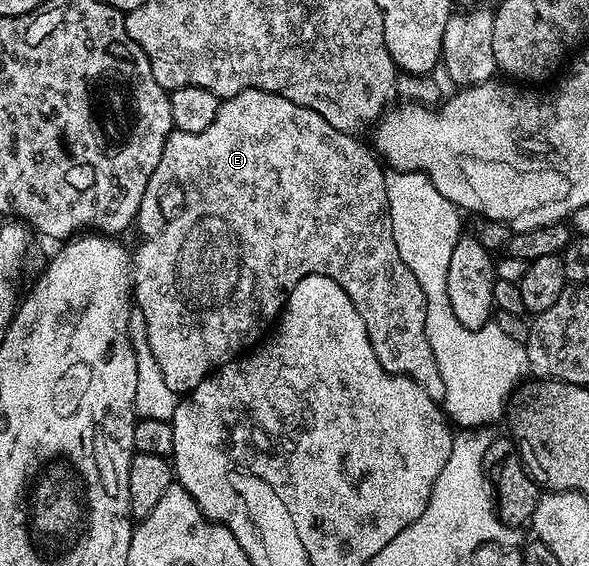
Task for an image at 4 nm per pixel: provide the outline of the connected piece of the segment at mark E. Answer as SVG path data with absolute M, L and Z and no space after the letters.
M243 88L237 96L221 99L218 118L214 118L214 122L210 122L206 130L198 134L174 130L166 138L162 158L158 158L158 166L154 166L154 174L150 174L146 182L146 194L142 194L140 213L134 221L135 227L140 227L141 240L136 252L134 248L131 253L131 273L134 304L146 322L148 345L170 390L177 394L191 392L198 386L198 382L211 376L217 368L221 368L245 350L251 349L283 312L284 304L294 286L298 286L298 282L302 282L302 278L310 274L322 274L337 280L342 290L346 290L350 302L354 302L358 314L362 314L362 322L366 322L370 346L374 346L378 362L382 362L382 366L388 372L396 376L409 376L414 382L418 382L424 387L426 394L430 394L432 400L443 401L442 374L438 374L438 362L434 362L434 354L426 338L426 298L422 294L422 286L418 286L418 278L410 274L410 266L402 262L402 254L398 254L398 246L394 246L394 234L388 213L388 191L384 181L386 172L385 169L380 169L381 161L377 153L369 145L368 149L356 140L359 139L353 133L336 130L334 126L330 126L330 122L326 122L322 114L306 106L298 106L290 102L290 98L282 98L273 92L253 88Z

